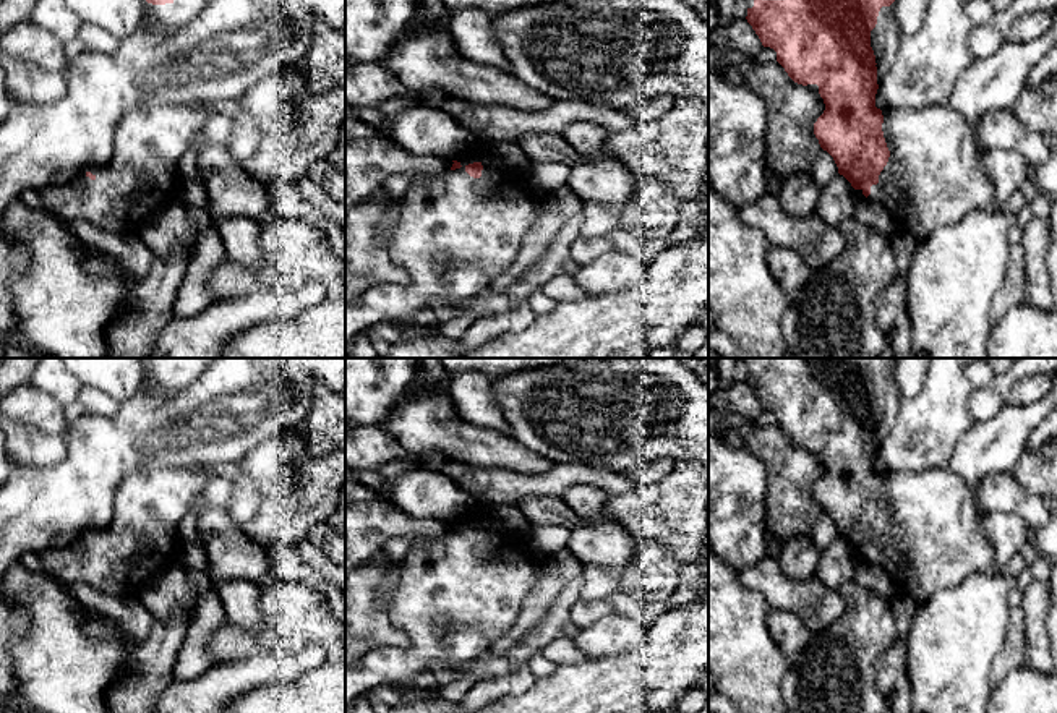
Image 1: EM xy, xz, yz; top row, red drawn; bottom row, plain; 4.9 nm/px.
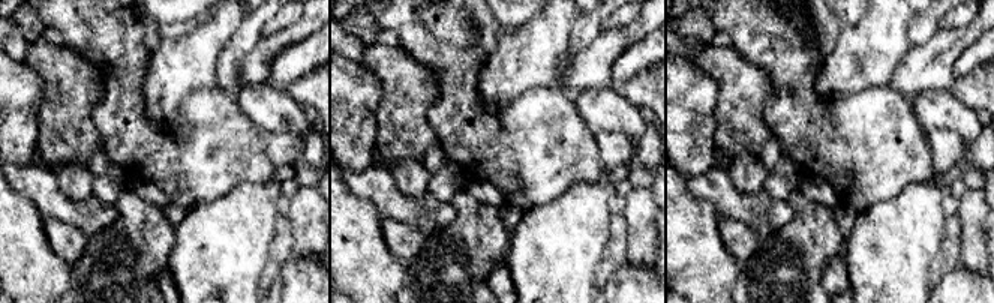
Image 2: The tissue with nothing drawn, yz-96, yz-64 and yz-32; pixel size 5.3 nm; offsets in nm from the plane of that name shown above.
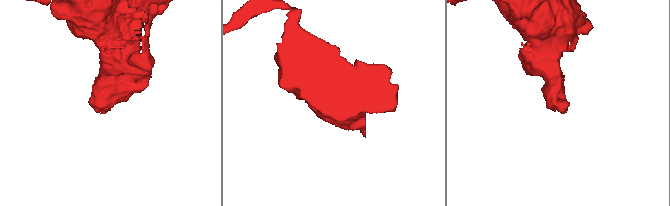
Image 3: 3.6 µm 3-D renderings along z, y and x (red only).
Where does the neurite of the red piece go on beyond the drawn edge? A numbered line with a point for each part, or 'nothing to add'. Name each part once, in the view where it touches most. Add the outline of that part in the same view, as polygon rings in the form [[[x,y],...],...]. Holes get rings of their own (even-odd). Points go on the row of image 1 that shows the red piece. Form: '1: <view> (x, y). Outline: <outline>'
1: yz (885, 36). Outline: [[[882,6],[877,16],[877,24],[871,31],[871,47],[877,63],[877,84],[880,84],[882,76],[892,66],[901,36],[903,34],[893,18],[892,8]]]
2: yz (934, 177). Outline: [[[947,105],[890,109],[882,115],[890,157],[867,199],[882,204],[897,228],[908,230],[919,243],[976,209],[992,209],[994,185],[982,167],[982,146],[961,115]]]

